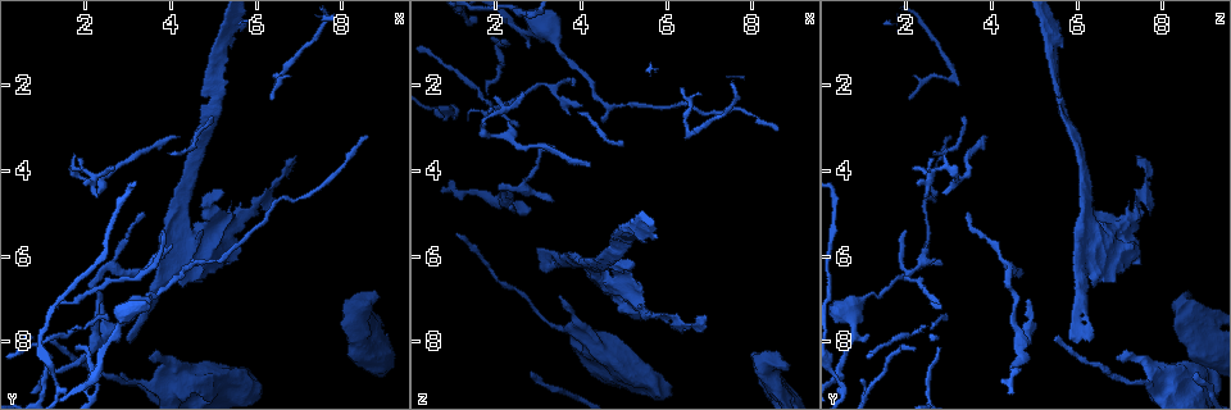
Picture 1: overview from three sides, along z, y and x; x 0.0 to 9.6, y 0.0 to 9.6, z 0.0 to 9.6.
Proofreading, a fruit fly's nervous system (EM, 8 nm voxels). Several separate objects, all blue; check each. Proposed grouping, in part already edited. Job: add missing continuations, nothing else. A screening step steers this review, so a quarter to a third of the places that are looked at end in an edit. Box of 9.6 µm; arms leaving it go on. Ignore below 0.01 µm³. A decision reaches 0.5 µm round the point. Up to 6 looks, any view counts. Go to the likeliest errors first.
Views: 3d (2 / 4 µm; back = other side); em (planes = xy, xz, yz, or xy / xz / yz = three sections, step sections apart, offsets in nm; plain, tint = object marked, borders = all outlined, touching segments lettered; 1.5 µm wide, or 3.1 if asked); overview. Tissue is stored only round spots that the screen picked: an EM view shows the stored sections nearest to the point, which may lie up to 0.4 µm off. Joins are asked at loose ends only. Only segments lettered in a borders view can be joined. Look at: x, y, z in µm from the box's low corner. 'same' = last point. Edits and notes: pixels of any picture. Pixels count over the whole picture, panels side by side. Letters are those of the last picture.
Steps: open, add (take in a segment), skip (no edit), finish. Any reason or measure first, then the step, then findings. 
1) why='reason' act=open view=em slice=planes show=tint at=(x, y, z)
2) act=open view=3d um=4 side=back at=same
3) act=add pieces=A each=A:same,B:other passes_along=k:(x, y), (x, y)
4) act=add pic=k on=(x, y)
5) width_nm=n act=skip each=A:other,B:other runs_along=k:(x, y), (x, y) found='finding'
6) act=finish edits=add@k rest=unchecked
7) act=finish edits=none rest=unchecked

act=open view=em slice=planes show=borders at=(8.85, 6.85, 8.70)

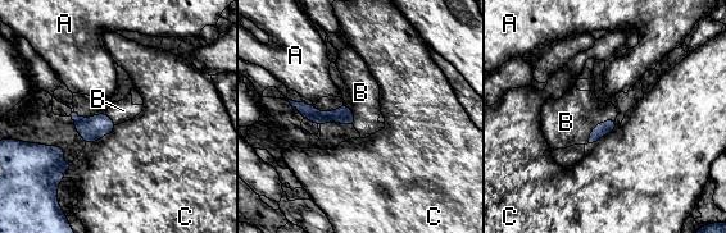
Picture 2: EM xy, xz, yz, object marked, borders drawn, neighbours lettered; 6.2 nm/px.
longest_contact=C:240nm act=add pieces=B each=A:other,B:same,C:other found='it goes on there'

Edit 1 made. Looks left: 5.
act=open view=overview

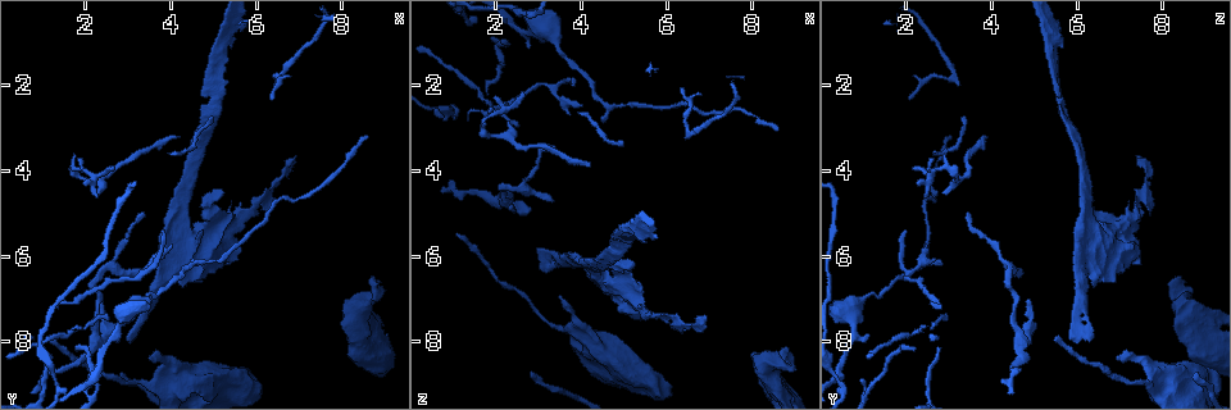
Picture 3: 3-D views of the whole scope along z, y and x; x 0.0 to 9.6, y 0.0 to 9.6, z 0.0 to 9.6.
why='thin end' act=open view=3d um=4 side=back at=(3.30, 6.40, 4.70)

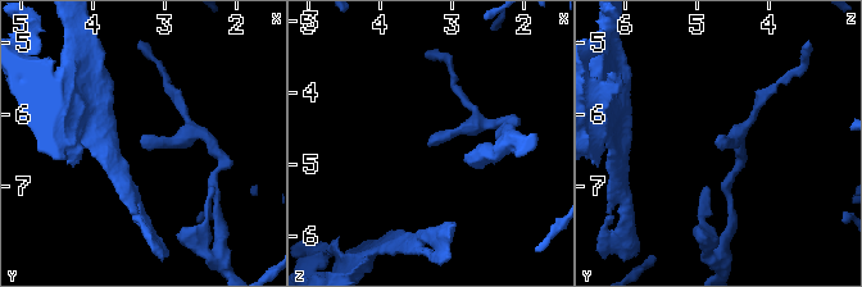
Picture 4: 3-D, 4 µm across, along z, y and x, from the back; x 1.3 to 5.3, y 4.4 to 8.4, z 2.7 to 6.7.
act=open view=em slice=planes show=borders at=(3.35, 6.45, 4.70)

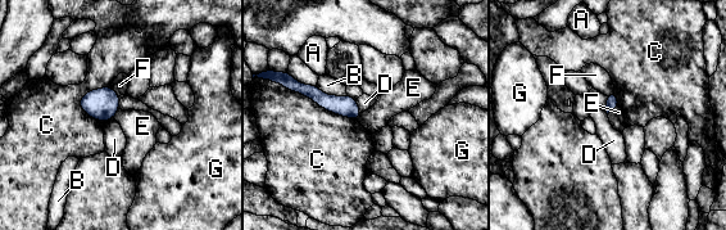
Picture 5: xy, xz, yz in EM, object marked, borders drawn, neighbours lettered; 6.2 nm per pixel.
act=skip each=A:other,B:other,C:other,D:other,E:other,F:other,G:other found='none of them fits'

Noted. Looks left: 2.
act=finish edits=add@2 rest=unchecked

